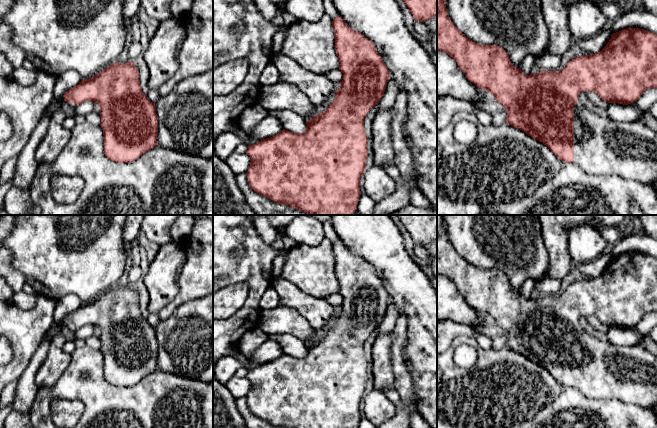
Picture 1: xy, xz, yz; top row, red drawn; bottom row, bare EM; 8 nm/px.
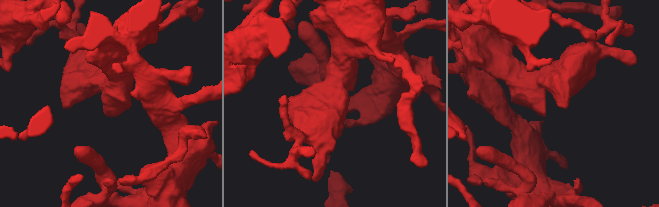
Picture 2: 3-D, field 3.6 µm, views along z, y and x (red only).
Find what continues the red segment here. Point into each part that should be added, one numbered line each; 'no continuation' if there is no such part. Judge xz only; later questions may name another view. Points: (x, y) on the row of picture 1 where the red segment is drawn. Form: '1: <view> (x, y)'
no continuation

